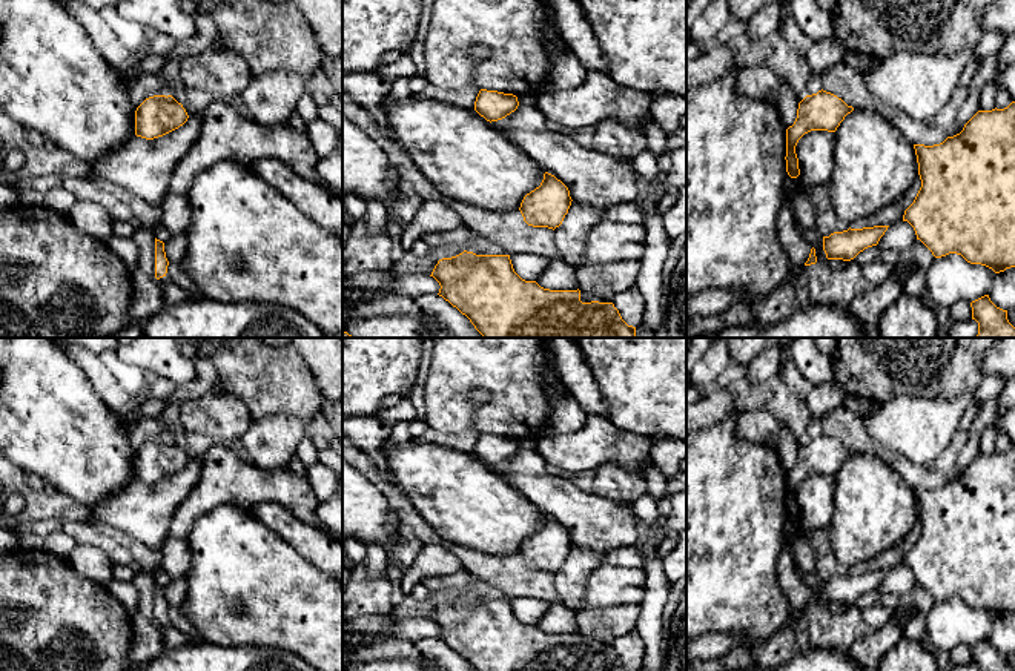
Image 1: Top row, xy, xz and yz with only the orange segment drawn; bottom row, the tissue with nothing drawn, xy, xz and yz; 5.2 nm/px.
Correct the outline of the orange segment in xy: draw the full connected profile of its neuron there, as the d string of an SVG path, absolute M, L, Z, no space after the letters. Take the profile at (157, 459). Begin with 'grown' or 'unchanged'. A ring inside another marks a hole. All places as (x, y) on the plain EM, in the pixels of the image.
unchanged; M154 439L135 454L135 479L154 484L178 473L187 462L183 448L172 439Z

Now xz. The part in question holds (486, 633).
unchanged; M462 597L442 602L431 619L441 630L439 640L465 659L474 671L633 671L628 669L613 646L582 646L580 634L550 634L536 625L522 623L513 613L510 599Z

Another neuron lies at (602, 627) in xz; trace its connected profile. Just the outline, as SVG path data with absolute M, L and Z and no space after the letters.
M640 603L582 610L577 611L579 634L593 645L611 646L617 637L636 630L639 616Z

